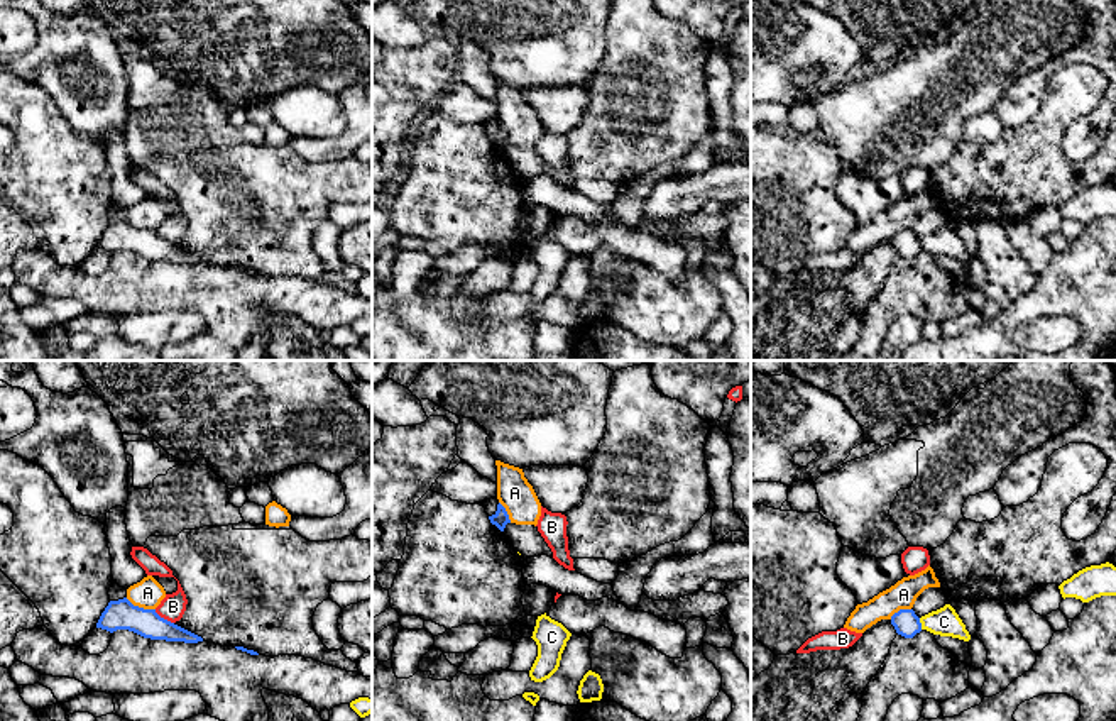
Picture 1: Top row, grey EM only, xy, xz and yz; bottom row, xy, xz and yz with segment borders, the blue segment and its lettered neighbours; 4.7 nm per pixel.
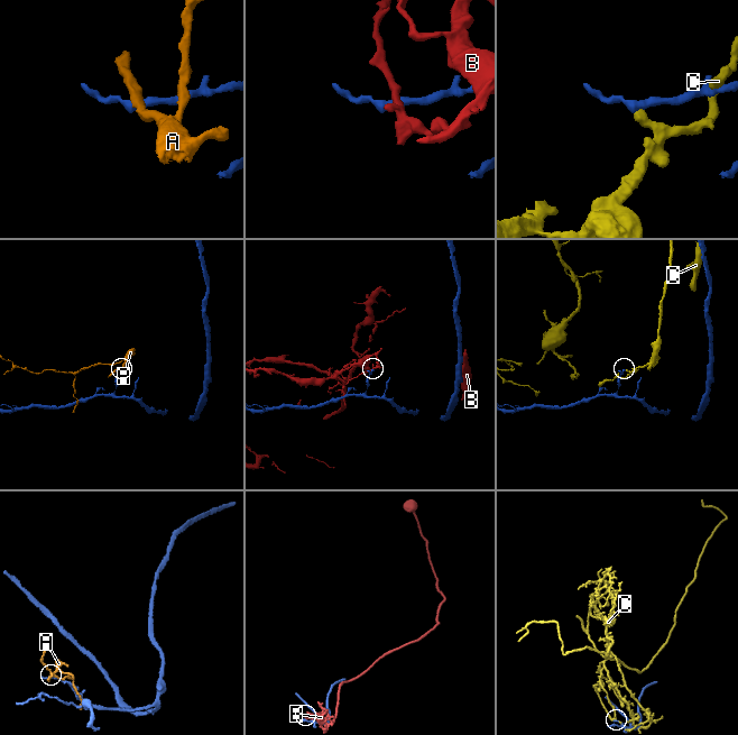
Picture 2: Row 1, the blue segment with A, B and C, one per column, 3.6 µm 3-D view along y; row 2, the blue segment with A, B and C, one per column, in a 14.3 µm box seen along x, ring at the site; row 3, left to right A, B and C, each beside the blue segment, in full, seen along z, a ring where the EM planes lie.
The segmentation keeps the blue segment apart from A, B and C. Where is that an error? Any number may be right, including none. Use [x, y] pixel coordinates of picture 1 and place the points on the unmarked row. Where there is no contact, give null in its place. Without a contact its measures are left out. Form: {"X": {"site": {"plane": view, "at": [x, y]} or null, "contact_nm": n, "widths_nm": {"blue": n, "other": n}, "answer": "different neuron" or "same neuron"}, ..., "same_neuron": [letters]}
{"A": {"site": {"plane": "xy", "at": [141, 229]}, "contact_nm": 160, "widths_nm": {"blue": 140, "other": 140}, "answer": "different neuron"}, "B": {"site": {"plane": "xy", "at": [163, 239]}, "contact_nm": 120, "widths_nm": {"blue": 140, "other": 120}, "answer": "different neuron"}, "C": {"site": {"plane": "yz", "at": [920, 244]}, "contact_nm": 60, "widths_nm": {"blue": 120, "other": 140}, "answer": "different neuron"}, "same_neuron": []}

